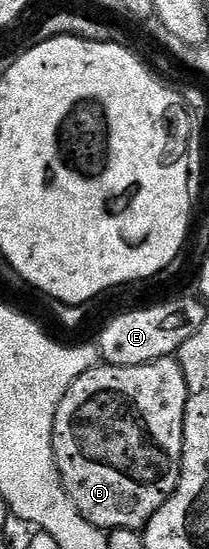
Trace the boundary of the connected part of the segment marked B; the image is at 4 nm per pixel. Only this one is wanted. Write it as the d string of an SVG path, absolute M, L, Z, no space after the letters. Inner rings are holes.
M163 356L159 360L154 360L141 366L113 366L112 364L100 363L98 366L88 368L85 374L81 374L69 386L65 398L57 406L57 414L53 422L53 454L55 455L55 465L59 471L61 482L77 510L93 526L104 530L114 530L116 528L128 528L134 532L147 527L149 518L165 506L165 502L177 490L179 479L183 473L183 427L185 426L185 406L187 405L187 383L185 374L181 370L178 359L175 356Z

